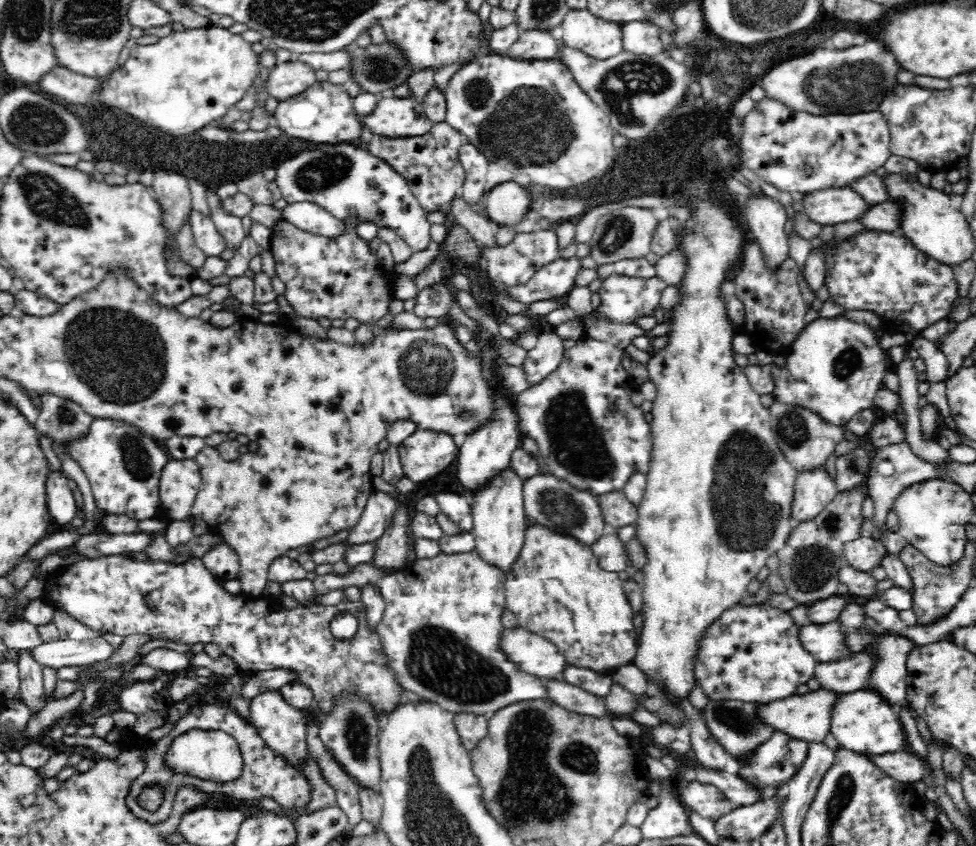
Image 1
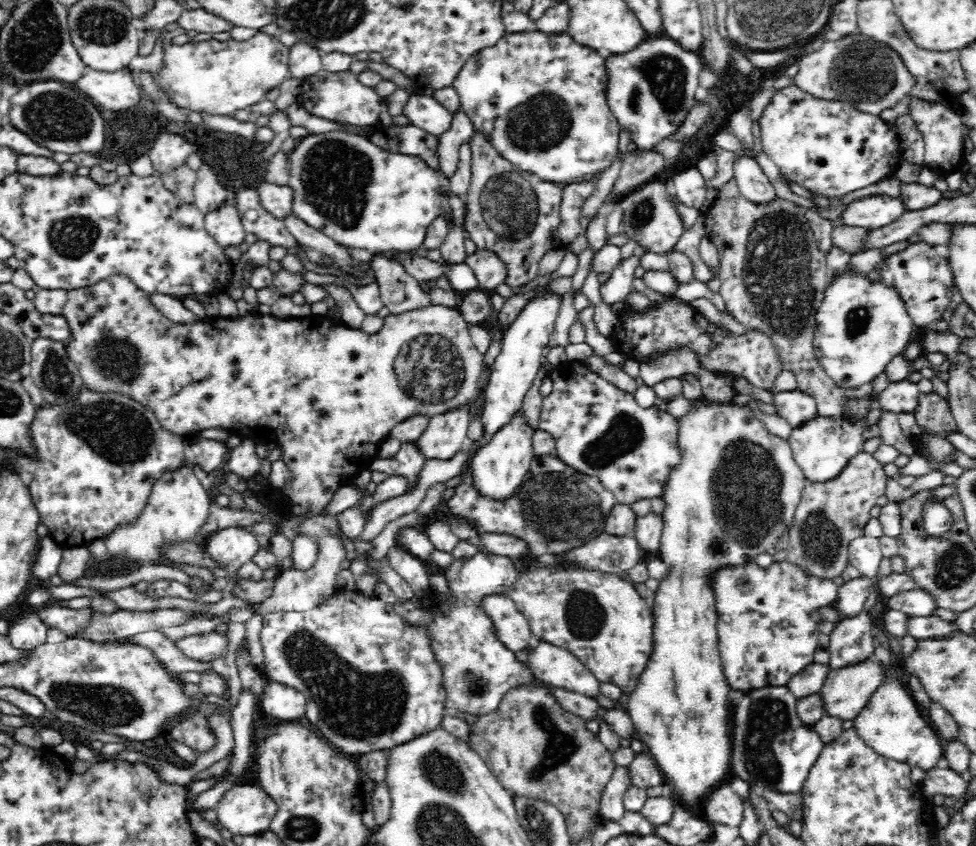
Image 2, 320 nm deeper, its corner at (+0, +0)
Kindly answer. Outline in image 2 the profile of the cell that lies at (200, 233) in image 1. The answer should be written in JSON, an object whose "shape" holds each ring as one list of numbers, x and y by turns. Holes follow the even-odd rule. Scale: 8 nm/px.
{"shape":[[233,197,224,202,218,210,207,212,203,218,204,228,222,250,236,248,244,242,244,232,240,217,233,203]]}

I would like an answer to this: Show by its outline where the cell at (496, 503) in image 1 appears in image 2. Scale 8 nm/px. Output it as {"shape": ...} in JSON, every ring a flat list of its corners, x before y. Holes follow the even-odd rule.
{"shape":[[522,411,518,412,508,426,498,430,498,433,488,439,470,458,468,463,471,470,471,485,478,495,496,503,507,502,515,496,515,491,522,484,524,475,530,470,535,458,532,446,533,432,534,429,526,421]]}

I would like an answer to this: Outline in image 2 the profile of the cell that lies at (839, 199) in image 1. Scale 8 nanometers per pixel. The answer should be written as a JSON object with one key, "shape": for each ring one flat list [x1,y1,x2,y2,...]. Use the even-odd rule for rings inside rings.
{"shape":[[863,196,856,198,840,212,840,222,874,230,899,217,905,210,898,198,891,196]]}

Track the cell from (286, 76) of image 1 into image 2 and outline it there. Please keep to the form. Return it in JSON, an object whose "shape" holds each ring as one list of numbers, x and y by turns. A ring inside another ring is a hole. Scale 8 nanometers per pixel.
{"shape":[[297,43,290,48,288,58,289,77,308,79,322,69,322,54,310,45]]}

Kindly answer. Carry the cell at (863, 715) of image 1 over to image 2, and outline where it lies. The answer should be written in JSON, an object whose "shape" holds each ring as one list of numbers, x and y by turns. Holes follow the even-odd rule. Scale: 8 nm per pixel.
{"shape":[[877,646,877,650,867,660,879,664,885,671,883,681,869,696,862,710,853,718,853,730,866,746,881,757,908,763,911,767,916,766,925,772,930,770,943,757,939,736,905,685,896,679,892,667,892,656,888,649]]}

